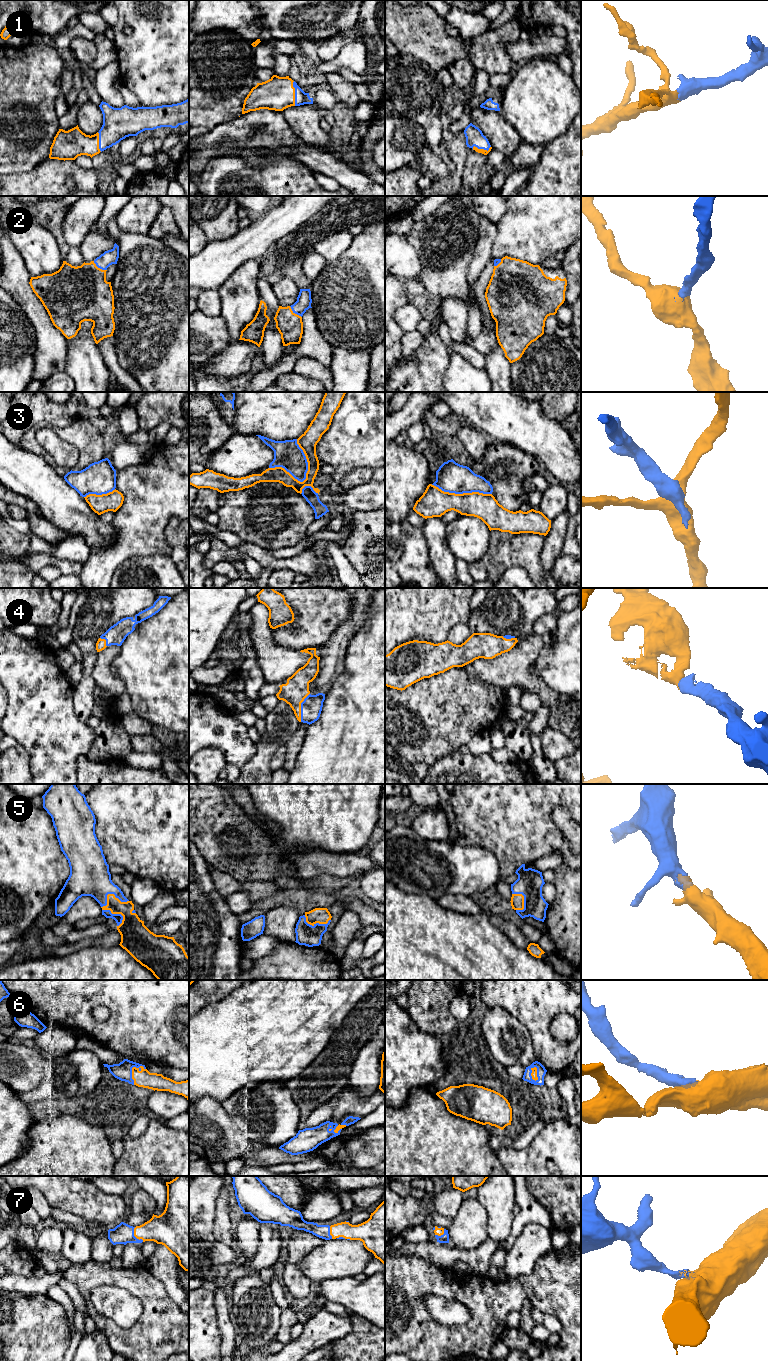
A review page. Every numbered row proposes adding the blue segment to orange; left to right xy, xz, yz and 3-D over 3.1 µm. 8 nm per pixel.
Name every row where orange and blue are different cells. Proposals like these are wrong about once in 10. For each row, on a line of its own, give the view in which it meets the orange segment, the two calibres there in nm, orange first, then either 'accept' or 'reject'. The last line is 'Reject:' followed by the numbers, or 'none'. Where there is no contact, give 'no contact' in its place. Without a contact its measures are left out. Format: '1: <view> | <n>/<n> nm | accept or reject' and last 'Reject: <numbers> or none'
1: xz | 260/110 nm | accept
2: xy | 440/120 nm | accept
3: xz | 130/220 nm | reject
4: xz | 200/170 nm | accept
5: xy | 110/320 nm | accept
6: xy | 140/140 nm | accept
7: xy | 240/160 nm | accept
Reject: 3

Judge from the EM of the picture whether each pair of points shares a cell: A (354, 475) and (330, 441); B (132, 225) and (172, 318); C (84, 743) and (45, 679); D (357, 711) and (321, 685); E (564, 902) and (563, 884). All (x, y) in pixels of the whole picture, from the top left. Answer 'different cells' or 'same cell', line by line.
A: different cells
B: different cells
C: same cell
D: different cells
E: same cell

